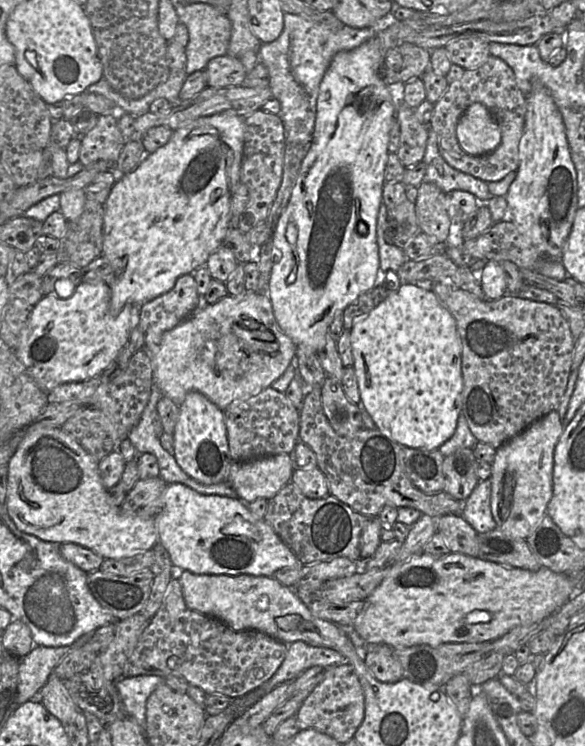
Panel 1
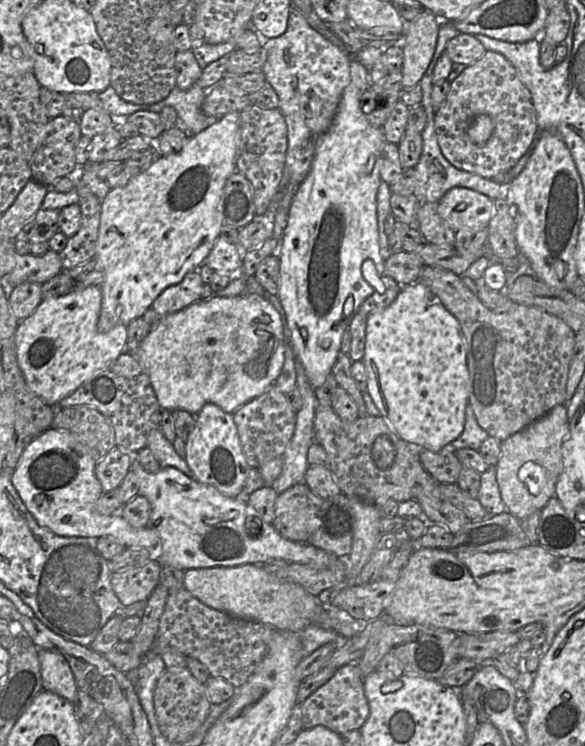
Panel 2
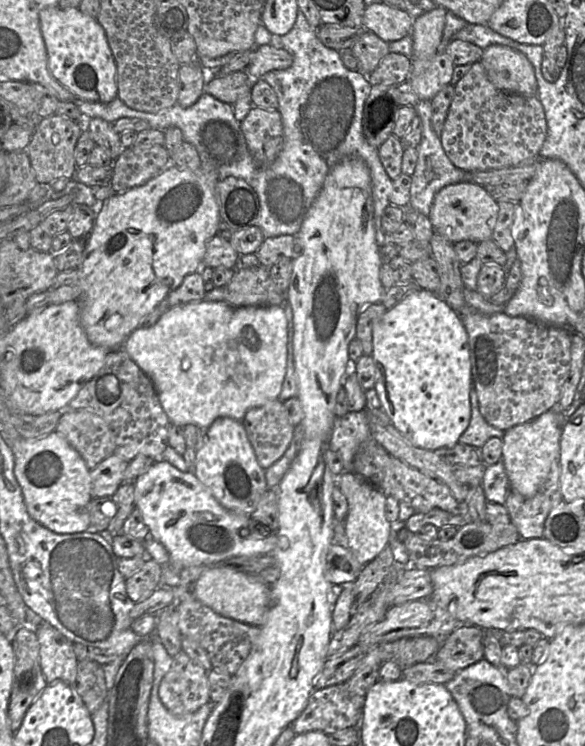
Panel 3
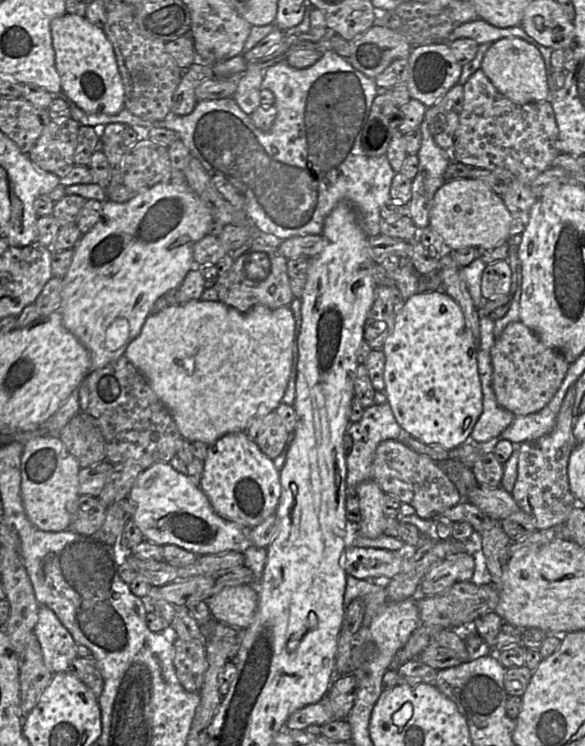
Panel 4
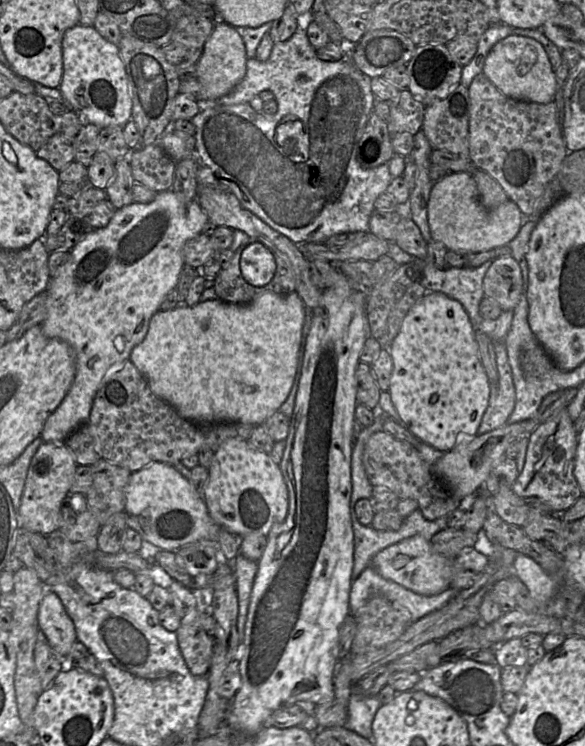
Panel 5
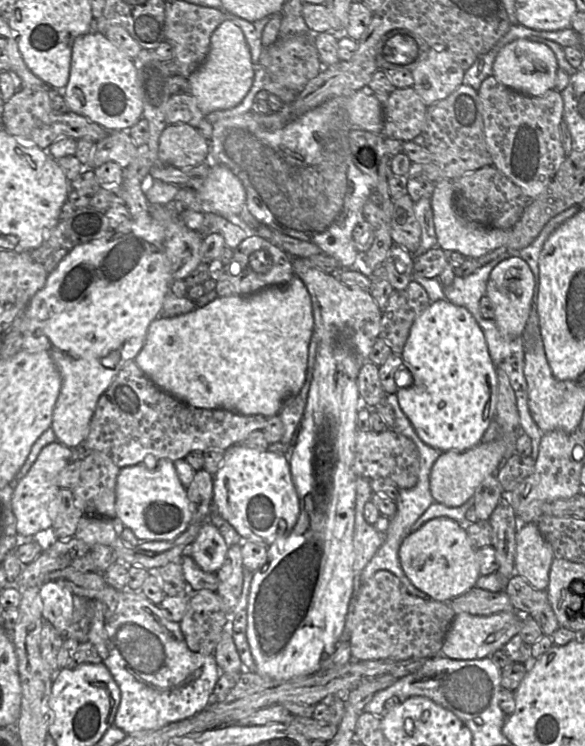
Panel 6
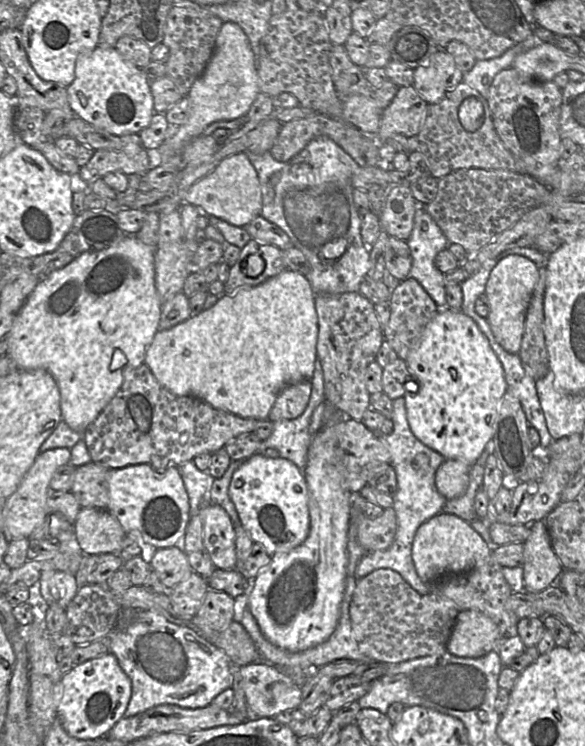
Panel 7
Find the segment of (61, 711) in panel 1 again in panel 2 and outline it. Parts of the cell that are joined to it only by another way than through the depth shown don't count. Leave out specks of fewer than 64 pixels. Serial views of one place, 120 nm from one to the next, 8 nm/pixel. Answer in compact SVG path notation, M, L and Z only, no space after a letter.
M39 649L43 690L54 692L73 703L77 685L66 658L57 650Z

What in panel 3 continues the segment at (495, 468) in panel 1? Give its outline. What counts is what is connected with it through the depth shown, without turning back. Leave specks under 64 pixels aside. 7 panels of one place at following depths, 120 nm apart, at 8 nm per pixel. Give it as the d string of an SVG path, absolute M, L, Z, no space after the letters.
M549 410L532 421L514 426L505 432L502 438L503 448L501 461L504 464L508 476L510 489L526 498L532 498L536 495L547 480L553 461L559 459L560 440L566 420L568 419L565 417L565 412L563 418L557 411Z

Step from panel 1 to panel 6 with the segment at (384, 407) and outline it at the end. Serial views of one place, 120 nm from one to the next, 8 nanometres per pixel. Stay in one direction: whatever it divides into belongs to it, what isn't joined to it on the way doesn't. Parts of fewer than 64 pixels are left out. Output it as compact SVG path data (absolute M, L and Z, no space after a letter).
M446 299L431 302L412 325L400 356L412 376L412 384L400 387L396 394L402 411L419 438L442 452L466 451L479 444L494 419L498 389L496 367L484 334L471 313Z

